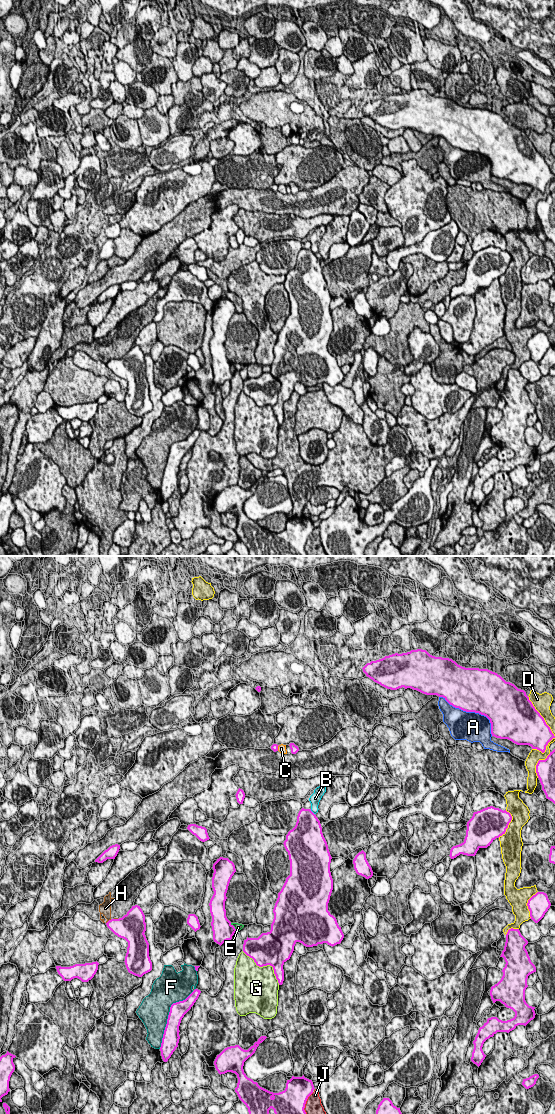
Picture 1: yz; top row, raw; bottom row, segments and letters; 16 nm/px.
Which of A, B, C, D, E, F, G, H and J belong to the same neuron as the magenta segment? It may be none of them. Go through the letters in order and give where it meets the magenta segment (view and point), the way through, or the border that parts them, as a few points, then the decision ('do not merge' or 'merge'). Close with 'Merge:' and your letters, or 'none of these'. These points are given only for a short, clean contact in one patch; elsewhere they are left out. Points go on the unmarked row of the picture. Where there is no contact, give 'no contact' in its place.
A: contact yz (472, 151); do not merge
B: contact yz (312, 252); do not merge
C: contact yz (277, 188); do not merge
D: contact yz (547, 165); do not merge
E: contact yz (234, 367); do not merge
F: contact yz (168, 456); do not merge
G: contact yz (265, 405); do not merge
H: contact yz (108, 361); do not merge
J: contact yz (305, 543); do not merge
Merge: none of these

